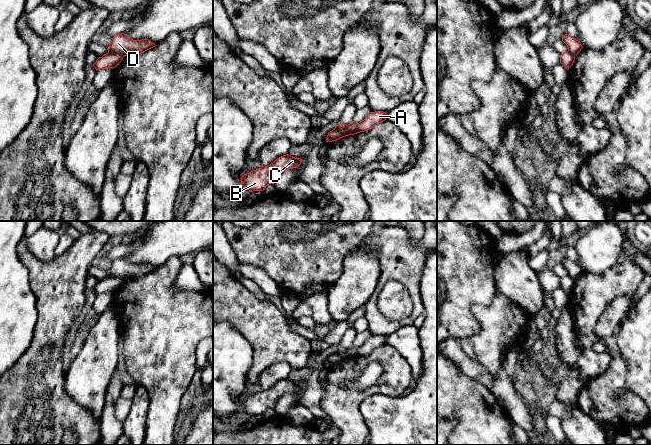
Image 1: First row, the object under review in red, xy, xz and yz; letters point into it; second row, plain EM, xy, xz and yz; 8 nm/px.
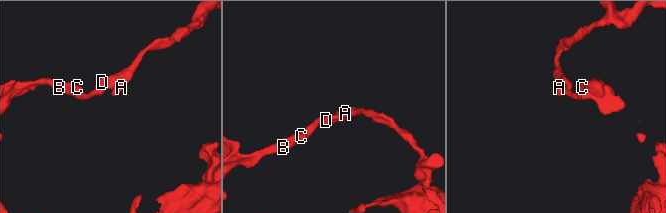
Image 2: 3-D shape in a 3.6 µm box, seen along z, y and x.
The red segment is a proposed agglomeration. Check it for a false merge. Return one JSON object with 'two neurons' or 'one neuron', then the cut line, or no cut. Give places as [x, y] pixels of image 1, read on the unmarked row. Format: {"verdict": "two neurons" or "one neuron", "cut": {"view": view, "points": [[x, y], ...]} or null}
{"verdict": "two neurons", "cut": {"view": "xy", "points": [[108, 276], [118, 276], [123, 280]]}}

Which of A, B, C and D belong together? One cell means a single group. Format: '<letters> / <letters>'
A D / B C

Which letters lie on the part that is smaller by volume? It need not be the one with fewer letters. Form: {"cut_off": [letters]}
{"cut_off": ["A", "D"]}

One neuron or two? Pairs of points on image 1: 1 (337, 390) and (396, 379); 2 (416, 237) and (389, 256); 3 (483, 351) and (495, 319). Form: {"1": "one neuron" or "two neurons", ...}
{"1": "one neuron", "2": "two neurons", "3": "one neuron"}

